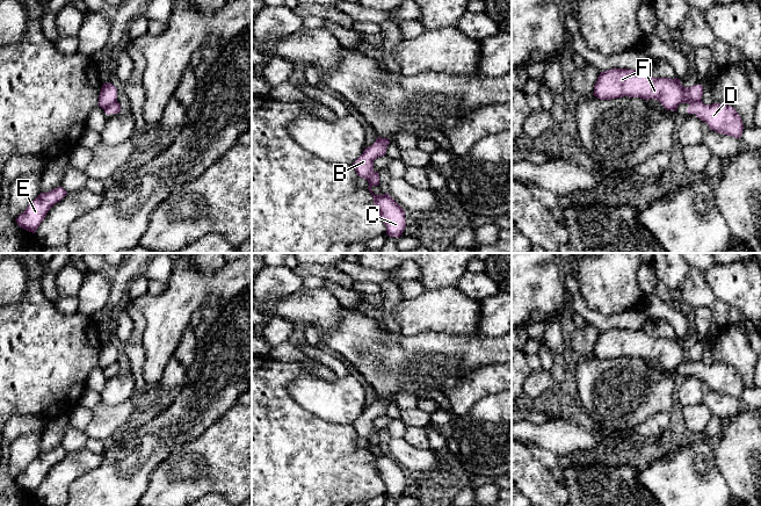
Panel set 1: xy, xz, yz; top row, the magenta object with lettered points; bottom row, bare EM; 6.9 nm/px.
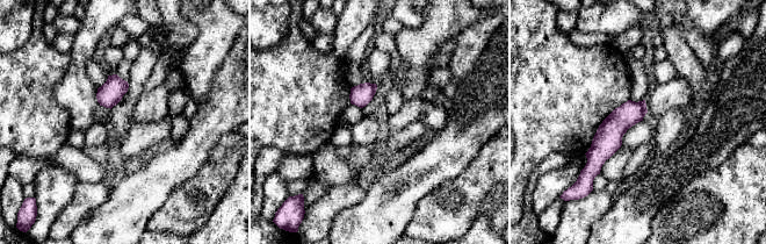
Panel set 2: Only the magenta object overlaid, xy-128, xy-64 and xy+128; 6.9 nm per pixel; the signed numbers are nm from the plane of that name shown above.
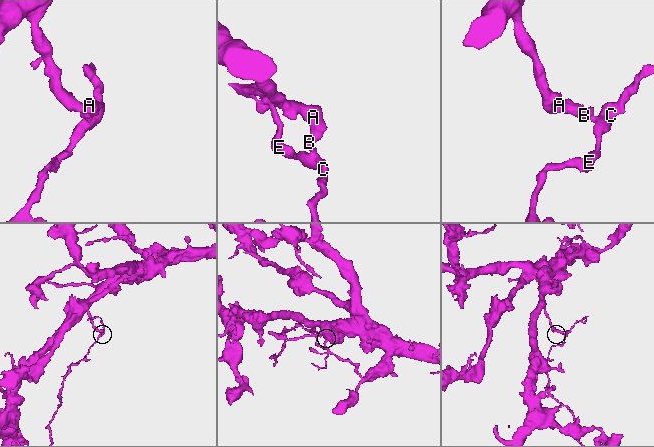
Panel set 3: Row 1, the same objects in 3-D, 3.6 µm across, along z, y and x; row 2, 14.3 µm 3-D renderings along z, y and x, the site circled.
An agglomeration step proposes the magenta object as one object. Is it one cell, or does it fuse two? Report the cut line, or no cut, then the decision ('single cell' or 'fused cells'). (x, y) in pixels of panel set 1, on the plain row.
cut xy (116, 361), (104, 369); fused cells

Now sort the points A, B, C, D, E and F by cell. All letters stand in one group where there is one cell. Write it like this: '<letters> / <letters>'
A B F / C D E

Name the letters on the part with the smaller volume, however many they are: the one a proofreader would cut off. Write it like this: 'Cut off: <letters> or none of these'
Cut off: C, D, E

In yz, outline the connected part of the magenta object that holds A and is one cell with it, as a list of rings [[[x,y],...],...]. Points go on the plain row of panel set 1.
[[[611,328],[601,332],[594,346],[594,356],[600,360],[618,357],[640,357],[643,360],[658,360],[667,370],[676,371],[680,363],[694,363],[702,361],[703,345],[683,347],[677,338],[653,338],[643,330]]]

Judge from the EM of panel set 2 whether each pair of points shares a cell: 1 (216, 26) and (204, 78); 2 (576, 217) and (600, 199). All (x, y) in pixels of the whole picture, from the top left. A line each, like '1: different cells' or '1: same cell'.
1: same cell
2: same cell

